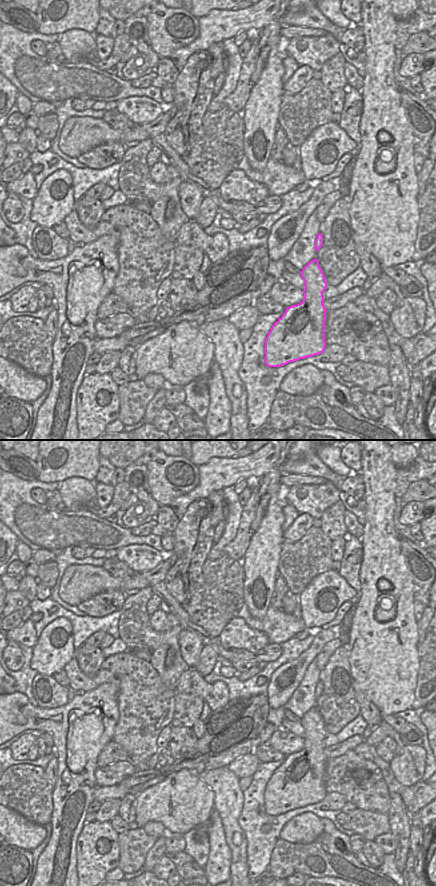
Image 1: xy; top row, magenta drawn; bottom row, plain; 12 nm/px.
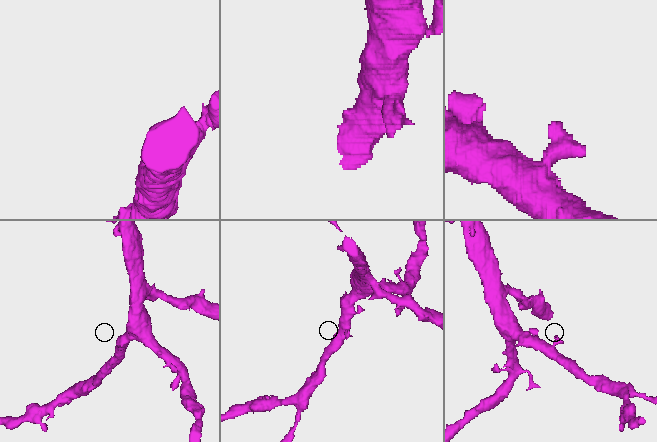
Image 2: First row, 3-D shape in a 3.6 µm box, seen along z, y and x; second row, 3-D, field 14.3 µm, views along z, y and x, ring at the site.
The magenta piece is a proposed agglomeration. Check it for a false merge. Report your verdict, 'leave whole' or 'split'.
leave whole

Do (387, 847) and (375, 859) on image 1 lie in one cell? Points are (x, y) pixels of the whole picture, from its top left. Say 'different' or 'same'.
different

